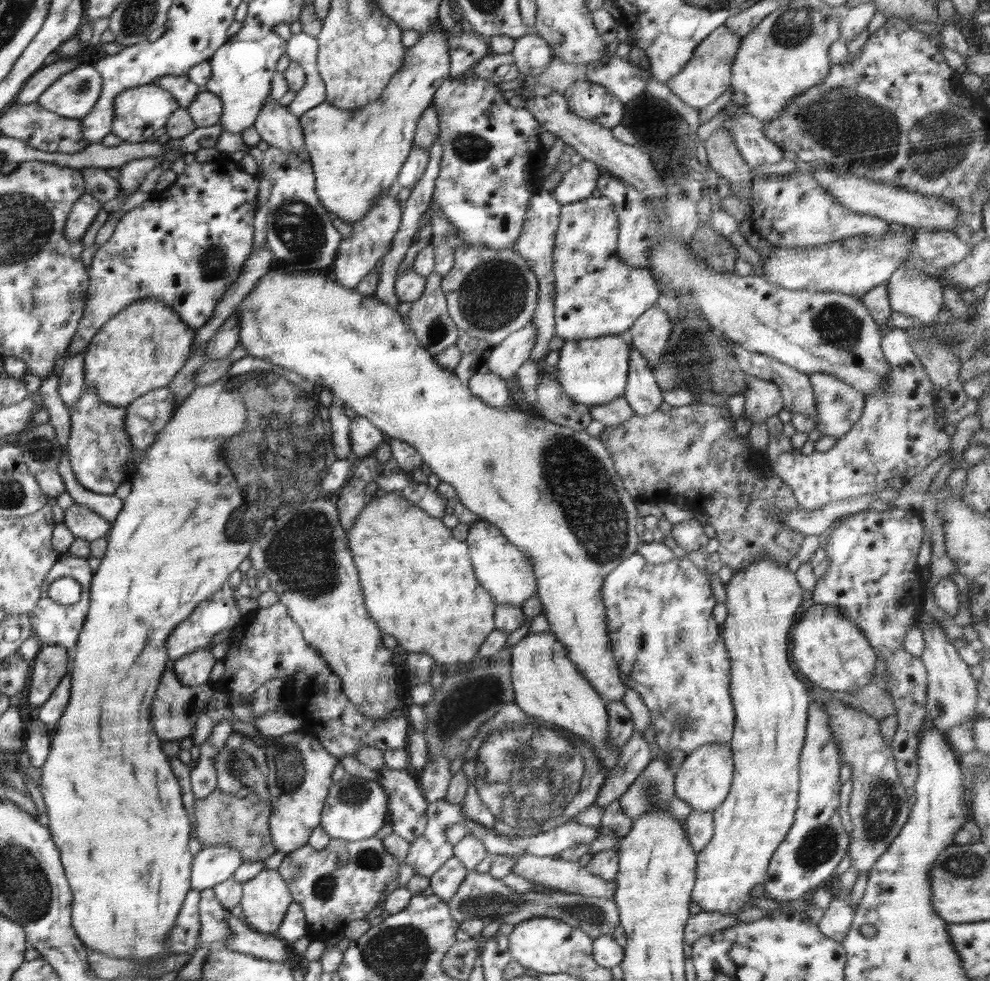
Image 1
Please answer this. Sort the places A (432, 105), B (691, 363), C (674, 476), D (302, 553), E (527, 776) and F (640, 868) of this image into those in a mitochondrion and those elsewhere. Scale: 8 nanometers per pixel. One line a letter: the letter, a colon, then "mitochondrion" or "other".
A: other
B: mitochondrion
C: other
D: mitochondrion
E: mitochondrion
F: other

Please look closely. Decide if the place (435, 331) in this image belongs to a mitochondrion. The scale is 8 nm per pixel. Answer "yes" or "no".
yes

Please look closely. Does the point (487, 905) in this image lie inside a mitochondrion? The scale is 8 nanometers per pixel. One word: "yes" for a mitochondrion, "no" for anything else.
yes

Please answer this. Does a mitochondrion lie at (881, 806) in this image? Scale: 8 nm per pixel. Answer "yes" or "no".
yes

